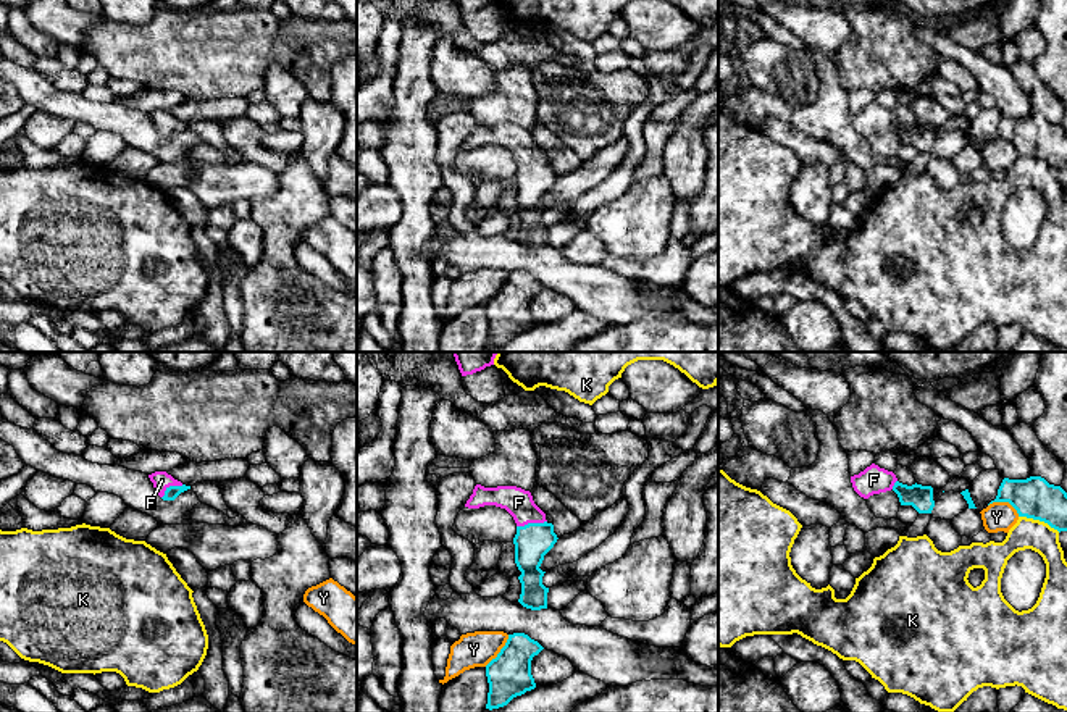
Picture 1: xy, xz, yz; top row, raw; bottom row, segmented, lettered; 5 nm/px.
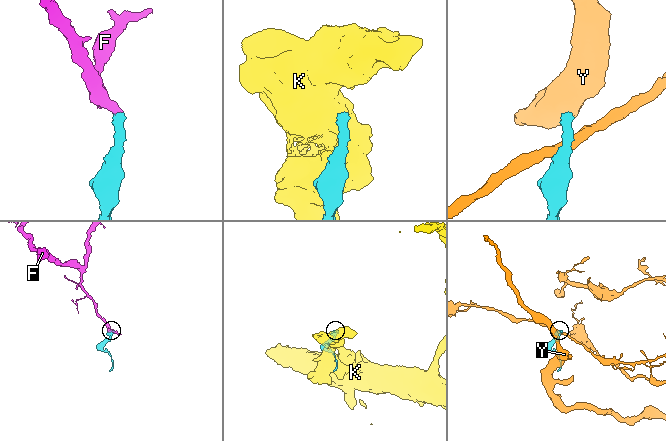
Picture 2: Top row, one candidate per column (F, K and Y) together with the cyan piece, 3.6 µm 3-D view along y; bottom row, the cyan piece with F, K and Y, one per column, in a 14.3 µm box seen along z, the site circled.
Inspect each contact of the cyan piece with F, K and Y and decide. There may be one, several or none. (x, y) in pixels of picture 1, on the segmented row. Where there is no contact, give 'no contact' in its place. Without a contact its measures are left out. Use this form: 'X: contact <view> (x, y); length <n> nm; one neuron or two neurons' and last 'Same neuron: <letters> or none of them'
F: contact xz (531, 523); length 160 nm; one neuron
K: contact yz (1040, 520); length 220 nm; two neurons
Y: contact yz (1004, 501); length 170 nm; two neurons
Same neuron: F

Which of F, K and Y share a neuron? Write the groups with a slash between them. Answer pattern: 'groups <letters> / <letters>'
groups F / K / Y

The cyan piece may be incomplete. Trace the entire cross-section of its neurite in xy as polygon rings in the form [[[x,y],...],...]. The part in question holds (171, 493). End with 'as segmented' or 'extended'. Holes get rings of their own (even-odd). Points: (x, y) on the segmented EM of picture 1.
[[[155,471],[149,478],[163,500],[174,500],[181,492],[190,489],[190,486],[182,484],[166,471]]]; extended

